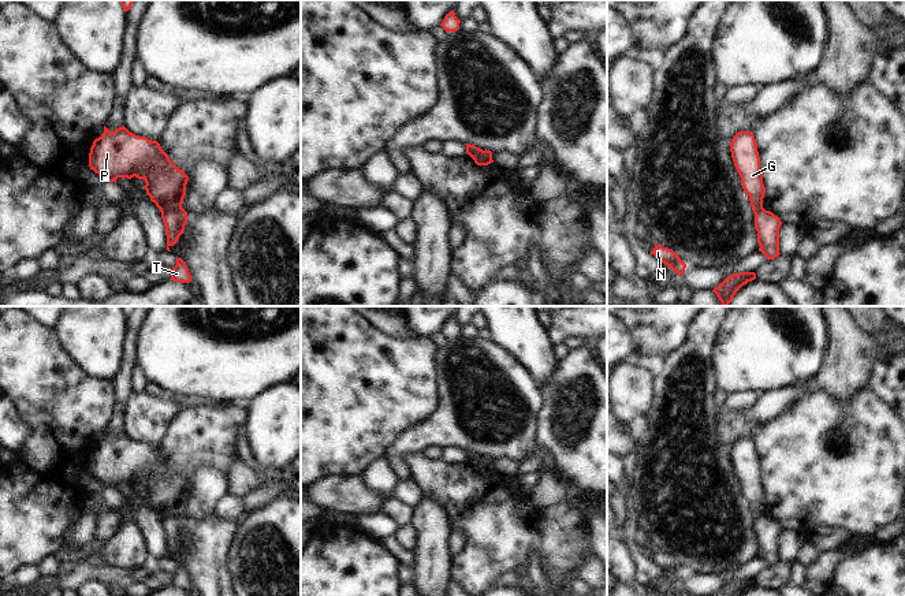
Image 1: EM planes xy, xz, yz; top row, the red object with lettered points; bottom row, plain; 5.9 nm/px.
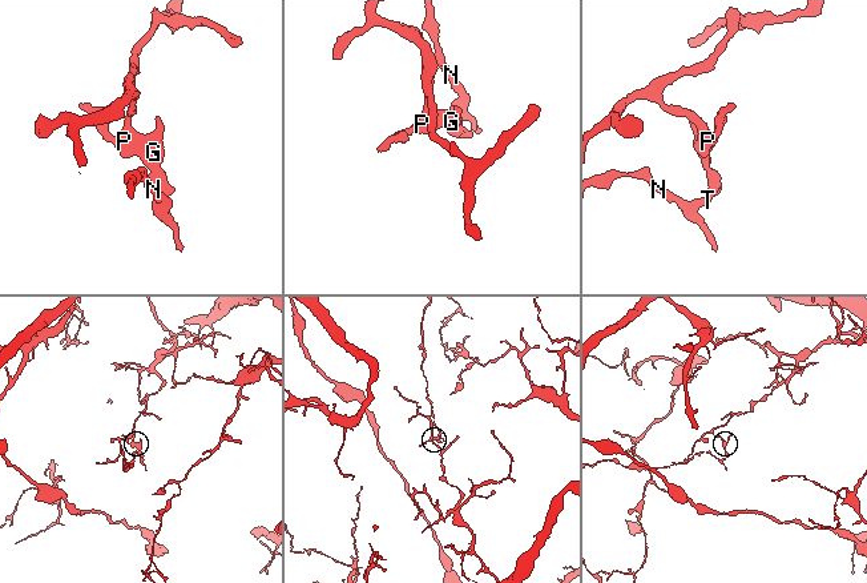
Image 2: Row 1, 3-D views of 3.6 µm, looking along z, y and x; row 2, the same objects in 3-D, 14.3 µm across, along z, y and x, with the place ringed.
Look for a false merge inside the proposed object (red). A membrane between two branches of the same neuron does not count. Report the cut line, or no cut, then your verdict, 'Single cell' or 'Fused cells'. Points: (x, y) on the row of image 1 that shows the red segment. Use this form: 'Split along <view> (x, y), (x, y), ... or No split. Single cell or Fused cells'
Split along xy (181, 207), (161, 212). Fused cells.

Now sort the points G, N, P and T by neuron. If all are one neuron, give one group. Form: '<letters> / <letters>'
G P / N T

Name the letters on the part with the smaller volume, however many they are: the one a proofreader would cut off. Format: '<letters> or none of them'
N, T

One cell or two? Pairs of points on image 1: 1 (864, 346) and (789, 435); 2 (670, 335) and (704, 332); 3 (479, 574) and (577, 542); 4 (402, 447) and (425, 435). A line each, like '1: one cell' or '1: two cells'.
1: two cells
2: two cells
3: one cell
4: one cell

